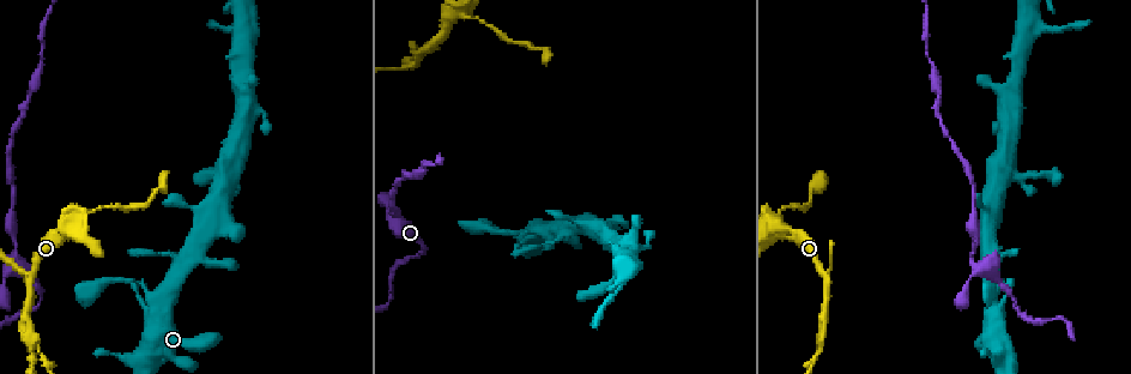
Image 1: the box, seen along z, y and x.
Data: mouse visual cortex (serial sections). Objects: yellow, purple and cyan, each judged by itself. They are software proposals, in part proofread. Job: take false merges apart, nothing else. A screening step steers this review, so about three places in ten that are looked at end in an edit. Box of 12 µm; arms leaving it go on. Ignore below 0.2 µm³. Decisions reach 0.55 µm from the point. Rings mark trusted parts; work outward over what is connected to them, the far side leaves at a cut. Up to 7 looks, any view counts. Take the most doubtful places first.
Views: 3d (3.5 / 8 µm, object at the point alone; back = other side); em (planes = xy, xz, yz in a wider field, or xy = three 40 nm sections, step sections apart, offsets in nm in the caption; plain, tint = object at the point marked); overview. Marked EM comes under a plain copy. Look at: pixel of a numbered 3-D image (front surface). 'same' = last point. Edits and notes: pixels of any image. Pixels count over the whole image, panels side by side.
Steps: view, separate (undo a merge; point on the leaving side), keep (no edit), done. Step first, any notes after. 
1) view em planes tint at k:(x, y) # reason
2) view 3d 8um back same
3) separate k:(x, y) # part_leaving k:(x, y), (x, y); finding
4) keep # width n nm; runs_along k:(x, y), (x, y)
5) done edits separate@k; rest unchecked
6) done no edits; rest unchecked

view 3d 3.5um at 1:(14, 252) # a narrow waist

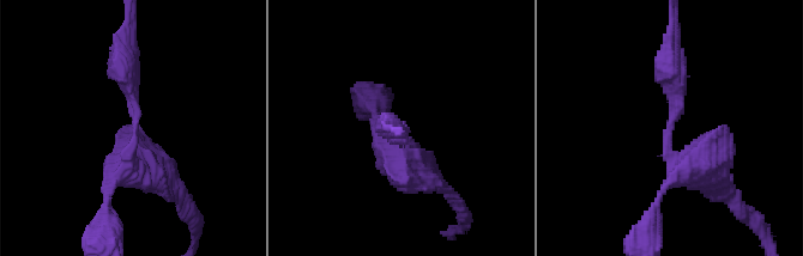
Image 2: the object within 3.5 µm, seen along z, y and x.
view em xy step 1 tint at 2:(134, 127) # arm_widths 300, 450 nm

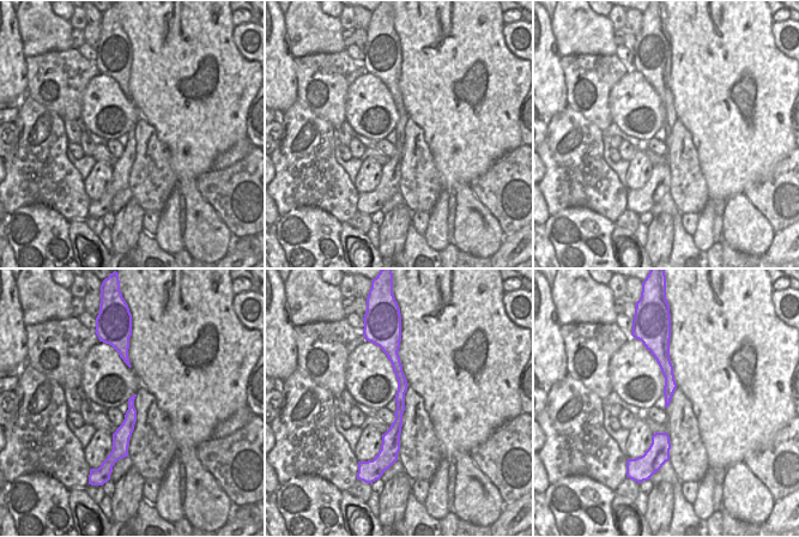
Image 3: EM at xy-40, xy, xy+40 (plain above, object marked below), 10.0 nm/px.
keep # one cell here

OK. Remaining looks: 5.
view 3d 3.5um at 1:(825, 271) # three arms meet

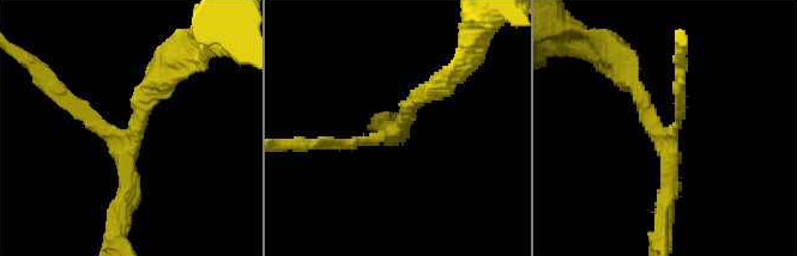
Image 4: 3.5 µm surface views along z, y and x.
view em xy step 2 tint at 4:(134, 138) # arms 3; arm_widths 150, 200, 250 nm

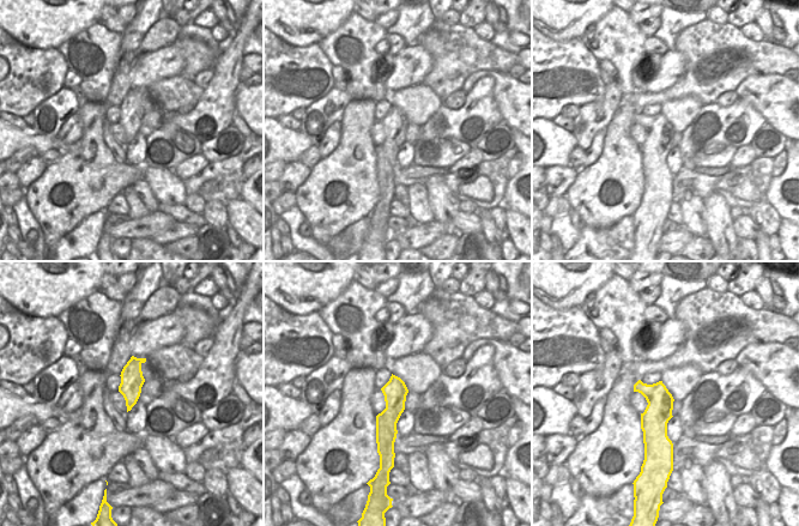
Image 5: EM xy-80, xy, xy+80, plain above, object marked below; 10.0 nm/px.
keep # runs_along 4:(165, 77), (139, 98), (121, 212); all the same cell

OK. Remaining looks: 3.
view 3d 8um at 1:(32, 357)

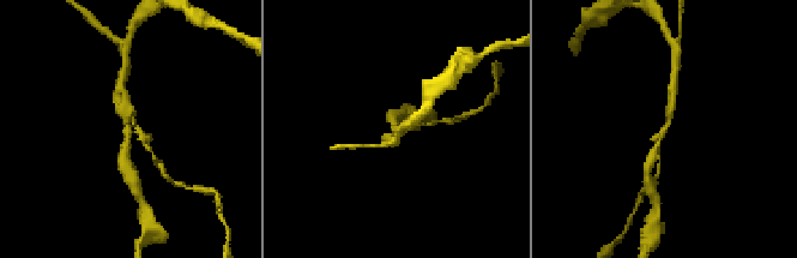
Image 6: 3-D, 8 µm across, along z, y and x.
view 3d 3.5um back at 6:(665, 130)

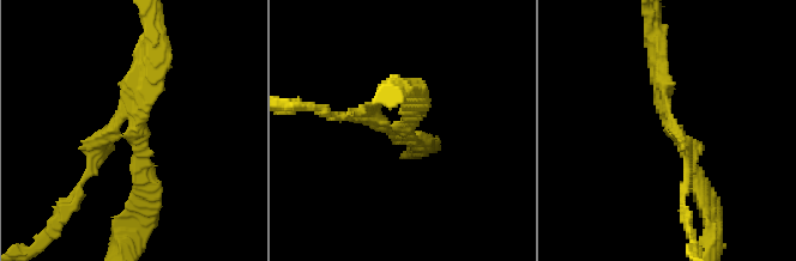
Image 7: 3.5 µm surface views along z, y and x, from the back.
separate 7:(91, 165) # part_leaving 7:(120, 134), (101, 145), (83, 178); a second cell is stuck on

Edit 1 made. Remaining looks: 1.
done edits separate@7; rest unchecked

